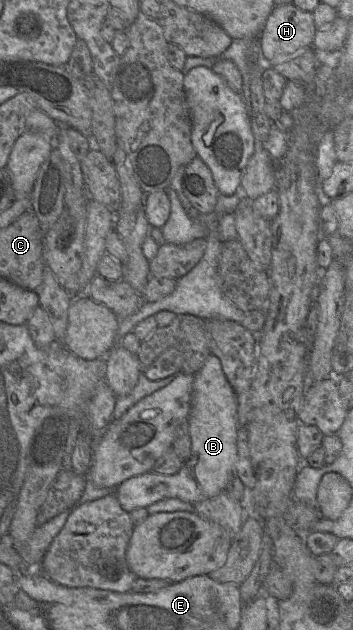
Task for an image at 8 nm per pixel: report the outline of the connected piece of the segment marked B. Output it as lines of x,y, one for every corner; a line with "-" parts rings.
210,354
194,375
191,409
188,417
191,454
178,473
170,476
145,473
132,477
115,489
115,495
128,513
166,499
179,499
190,504
209,499
225,491
234,473
237,457
237,399
227,380
220,359

